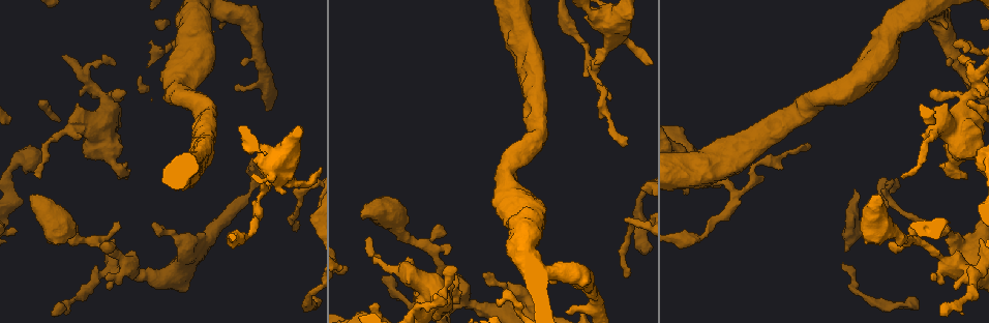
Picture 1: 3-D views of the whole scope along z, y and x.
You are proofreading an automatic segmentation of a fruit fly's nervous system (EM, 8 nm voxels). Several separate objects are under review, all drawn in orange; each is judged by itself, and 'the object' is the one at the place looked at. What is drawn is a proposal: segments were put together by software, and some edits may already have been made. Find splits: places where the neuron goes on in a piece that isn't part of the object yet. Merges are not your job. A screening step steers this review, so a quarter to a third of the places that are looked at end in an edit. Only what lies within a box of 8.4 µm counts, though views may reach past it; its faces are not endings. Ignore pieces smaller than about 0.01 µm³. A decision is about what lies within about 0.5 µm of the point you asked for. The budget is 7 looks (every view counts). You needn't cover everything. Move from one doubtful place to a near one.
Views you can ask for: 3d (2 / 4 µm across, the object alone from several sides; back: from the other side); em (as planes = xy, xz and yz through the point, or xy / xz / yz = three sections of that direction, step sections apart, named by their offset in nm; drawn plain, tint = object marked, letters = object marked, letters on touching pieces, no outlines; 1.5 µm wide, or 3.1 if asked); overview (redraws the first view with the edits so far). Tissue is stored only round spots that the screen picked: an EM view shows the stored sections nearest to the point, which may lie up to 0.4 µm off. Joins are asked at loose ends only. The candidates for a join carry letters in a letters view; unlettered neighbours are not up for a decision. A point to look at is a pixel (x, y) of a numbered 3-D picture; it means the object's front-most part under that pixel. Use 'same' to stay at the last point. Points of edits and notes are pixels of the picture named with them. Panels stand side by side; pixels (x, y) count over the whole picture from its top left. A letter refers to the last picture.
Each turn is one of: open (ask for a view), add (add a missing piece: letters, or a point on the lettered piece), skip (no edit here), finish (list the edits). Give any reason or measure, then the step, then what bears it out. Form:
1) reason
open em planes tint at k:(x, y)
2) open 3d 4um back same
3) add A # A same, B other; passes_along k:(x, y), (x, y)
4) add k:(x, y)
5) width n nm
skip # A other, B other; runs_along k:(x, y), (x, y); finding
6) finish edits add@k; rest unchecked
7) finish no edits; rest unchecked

an open end
open 3d 4um at 1:(934, 279)

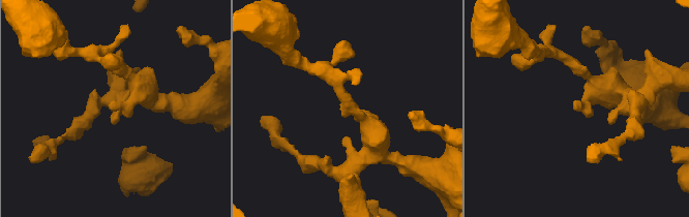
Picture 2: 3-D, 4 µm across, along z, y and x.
now the EM
open em xz step 8 tint at 2:(109, 109)

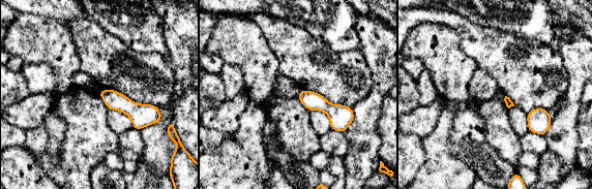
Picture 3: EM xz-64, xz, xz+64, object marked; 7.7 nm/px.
cut it another way
open em planes letters same

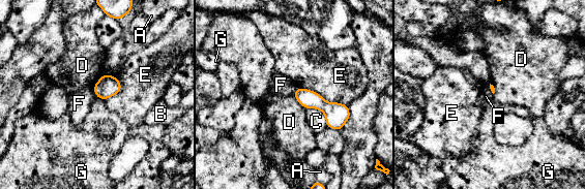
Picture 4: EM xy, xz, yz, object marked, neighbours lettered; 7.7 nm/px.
skip # A other, B other, C other, D other, E other, F other, G other; border 4:(92, 87), (97, 97); none of them fits

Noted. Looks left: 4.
open 3d 2um at 1:(155, 223)

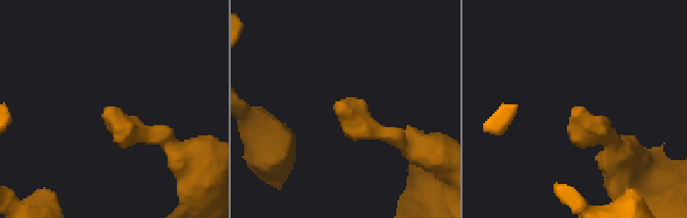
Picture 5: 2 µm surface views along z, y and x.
open em planes letters at 5:(112, 107)

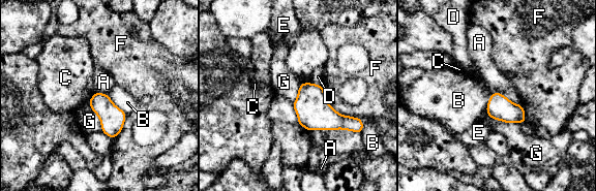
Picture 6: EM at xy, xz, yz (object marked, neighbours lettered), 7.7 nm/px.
skip # A other, B other, C other, D other, E other, F other, G other; border 6:(493, 91), (500, 92), (520, 104); no lettered piece goes on from it

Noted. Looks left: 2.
free end
open 3d 4um back at 1:(932, 231)

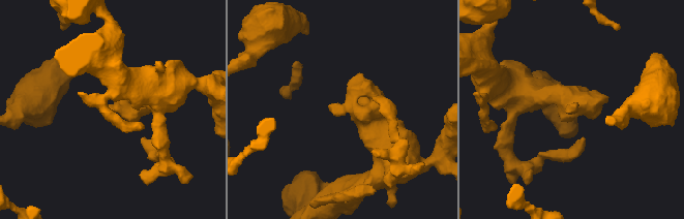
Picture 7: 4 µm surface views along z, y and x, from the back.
now the EM
open em 3.1um planes letters at 7:(329, 106)

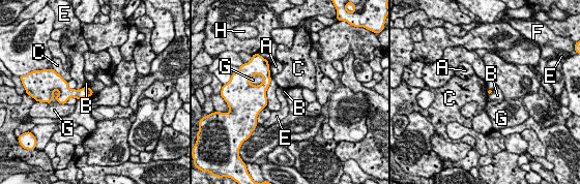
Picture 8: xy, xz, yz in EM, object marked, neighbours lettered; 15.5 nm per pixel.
skip # A other, B other, C other, E other, F other, G other, H other; border 8:(93, 93), (89, 96); no lettered piece goes on from it

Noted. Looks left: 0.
finish no edits; rest unchecked

